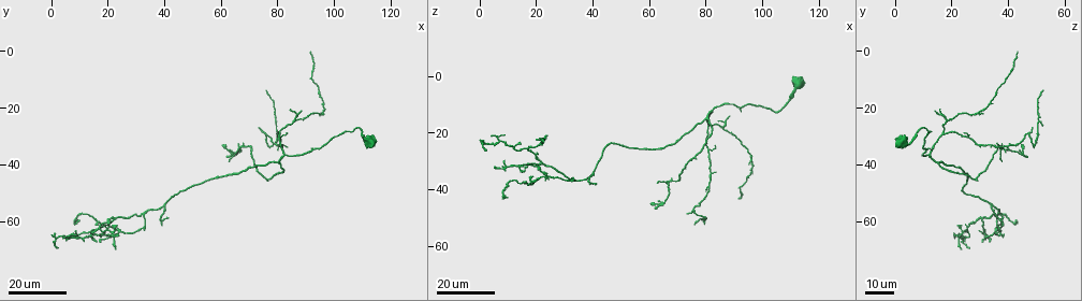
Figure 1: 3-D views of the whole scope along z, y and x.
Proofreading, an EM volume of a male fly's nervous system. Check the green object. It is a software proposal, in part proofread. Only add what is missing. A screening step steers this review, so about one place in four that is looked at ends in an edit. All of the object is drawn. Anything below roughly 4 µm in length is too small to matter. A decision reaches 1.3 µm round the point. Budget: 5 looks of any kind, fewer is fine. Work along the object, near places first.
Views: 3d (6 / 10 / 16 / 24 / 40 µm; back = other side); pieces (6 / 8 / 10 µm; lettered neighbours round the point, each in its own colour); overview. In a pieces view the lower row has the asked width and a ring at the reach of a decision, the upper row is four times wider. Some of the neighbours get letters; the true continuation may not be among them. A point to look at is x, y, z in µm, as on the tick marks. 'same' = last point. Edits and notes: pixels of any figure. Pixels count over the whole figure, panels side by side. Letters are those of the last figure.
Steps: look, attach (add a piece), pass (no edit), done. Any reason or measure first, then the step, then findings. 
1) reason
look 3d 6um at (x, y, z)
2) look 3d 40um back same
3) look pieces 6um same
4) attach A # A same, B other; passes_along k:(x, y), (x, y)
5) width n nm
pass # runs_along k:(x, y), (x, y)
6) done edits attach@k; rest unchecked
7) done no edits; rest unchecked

free end
look 3d 24um at (74, 26, 48)

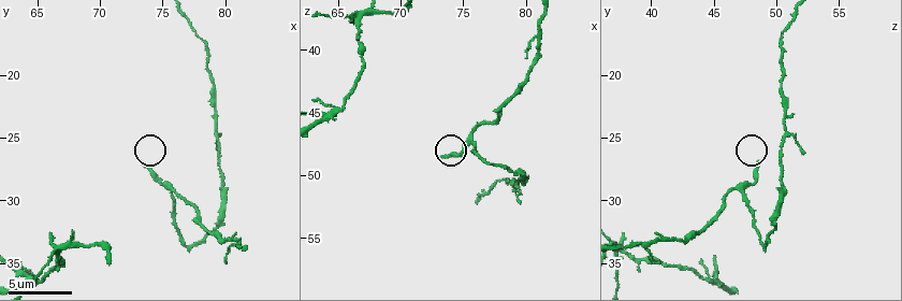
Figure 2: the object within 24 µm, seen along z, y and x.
see the neighbours
look pieces 8um at (73.2, 27.0, 48.6)

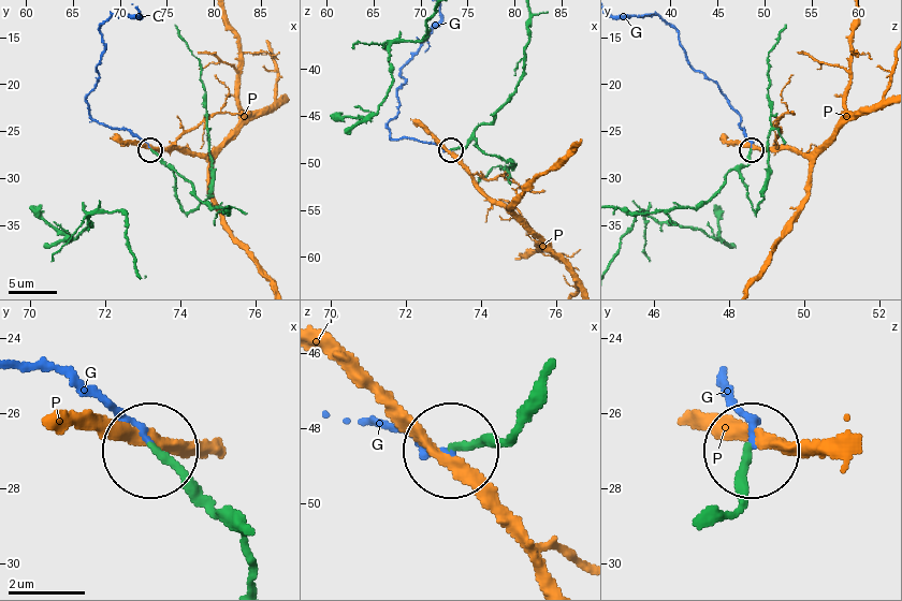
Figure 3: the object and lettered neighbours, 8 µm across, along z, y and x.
width 180 nm
attach G # G same, P other; passes_along 3:(719, 518), (735, 499), (747, 444), (747, 425), (726, 390); the neuron continues

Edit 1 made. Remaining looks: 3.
long arm stops here
look 3d 16um at (60, 33, 45)

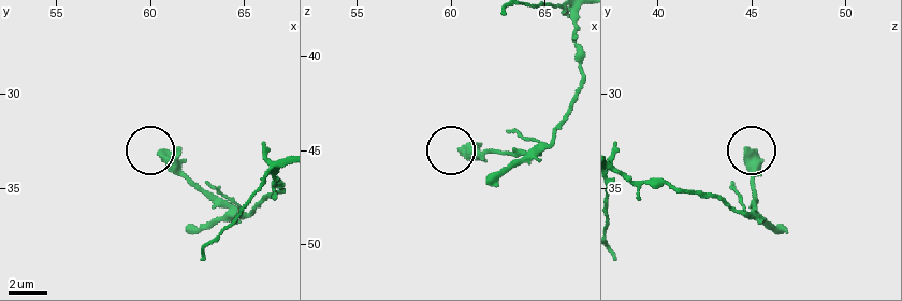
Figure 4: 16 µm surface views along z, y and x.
look pieces 6um at (60.6, 33.2, 45.0)

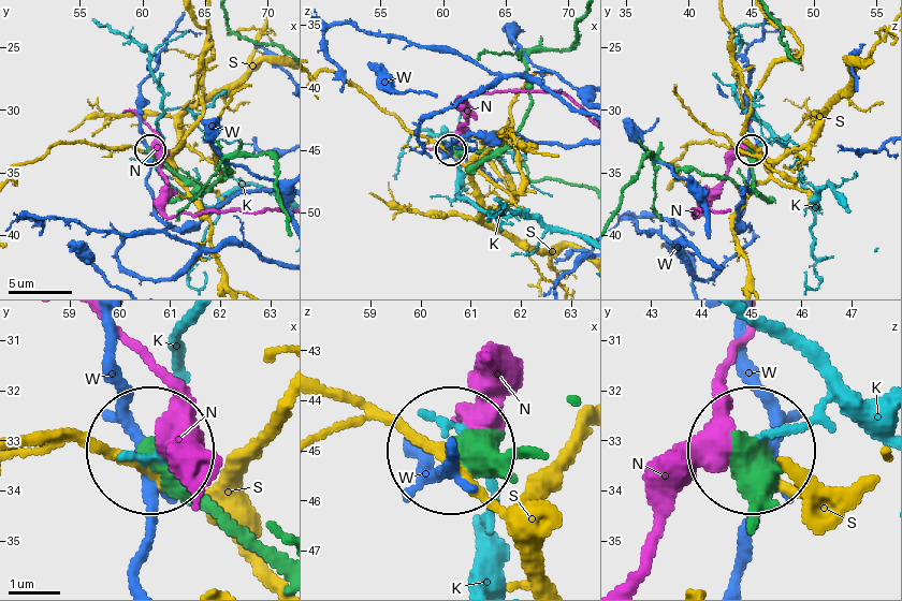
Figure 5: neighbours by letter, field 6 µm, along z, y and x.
pass # K other, N other, S other, W other; runs_along 5:(275, 576), (151, 452); none of them fits

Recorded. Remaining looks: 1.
done edits attach@3; rest unchecked

